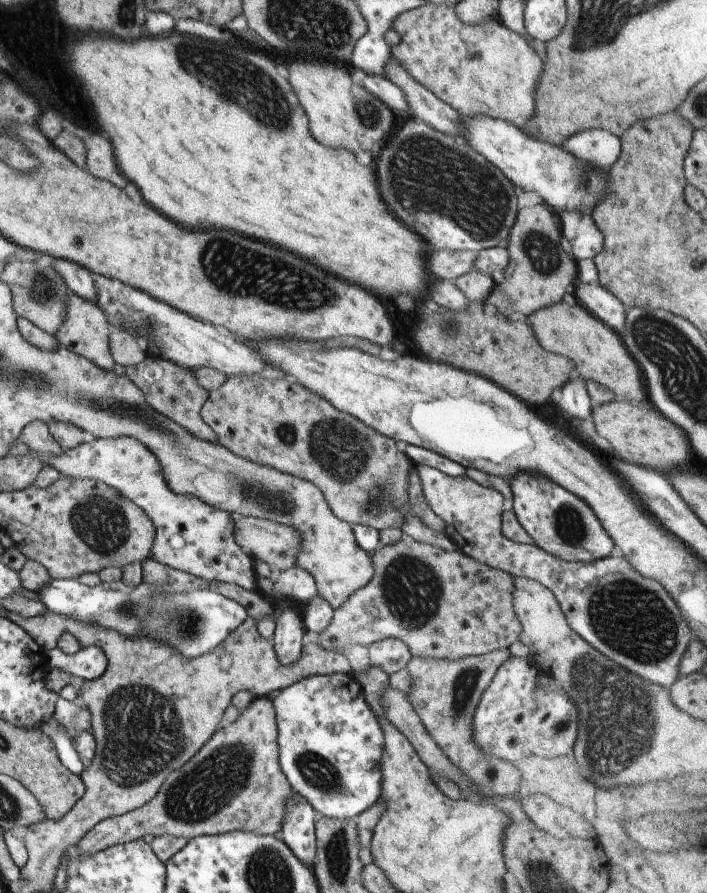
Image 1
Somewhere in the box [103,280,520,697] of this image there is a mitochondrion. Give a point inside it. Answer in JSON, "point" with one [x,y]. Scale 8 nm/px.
{"point":[342,451]}

